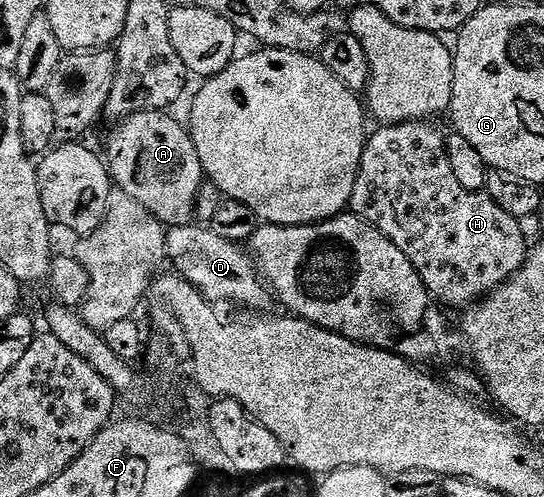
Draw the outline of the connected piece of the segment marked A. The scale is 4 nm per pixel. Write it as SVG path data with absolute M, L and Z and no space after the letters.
M139 111L129 119L121 120L118 132L106 143L105 158L111 180L116 184L117 190L123 195L132 197L148 213L152 213L167 228L188 227L195 222L194 202L198 191L204 182L200 153L196 153L196 145L192 141L189 130L182 127L166 111Z

